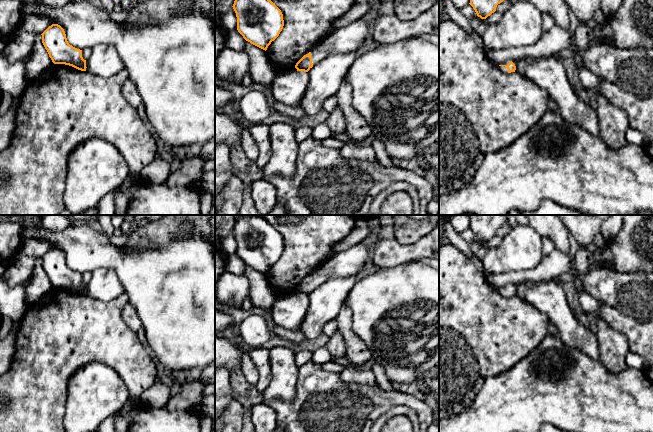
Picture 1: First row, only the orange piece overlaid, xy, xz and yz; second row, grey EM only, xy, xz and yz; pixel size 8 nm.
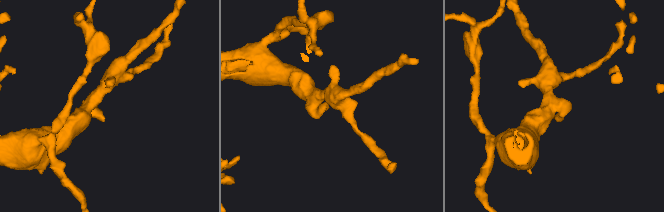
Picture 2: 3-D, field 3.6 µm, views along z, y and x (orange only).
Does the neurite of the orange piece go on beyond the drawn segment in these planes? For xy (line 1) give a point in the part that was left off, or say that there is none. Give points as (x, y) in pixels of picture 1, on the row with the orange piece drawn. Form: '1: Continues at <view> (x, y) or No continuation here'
1: No continuation here

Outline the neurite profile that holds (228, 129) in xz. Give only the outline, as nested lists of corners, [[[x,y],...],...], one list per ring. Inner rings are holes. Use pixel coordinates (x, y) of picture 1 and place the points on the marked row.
[[[215,112],[215,145],[225,143],[231,152],[241,146],[243,132],[239,118]]]

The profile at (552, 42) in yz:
[[[555,24],[550,30],[543,32],[540,39],[533,45],[503,50],[492,50],[484,46],[484,53],[493,63],[500,65],[519,58],[558,57],[559,53],[566,48],[572,48],[571,33]]]

